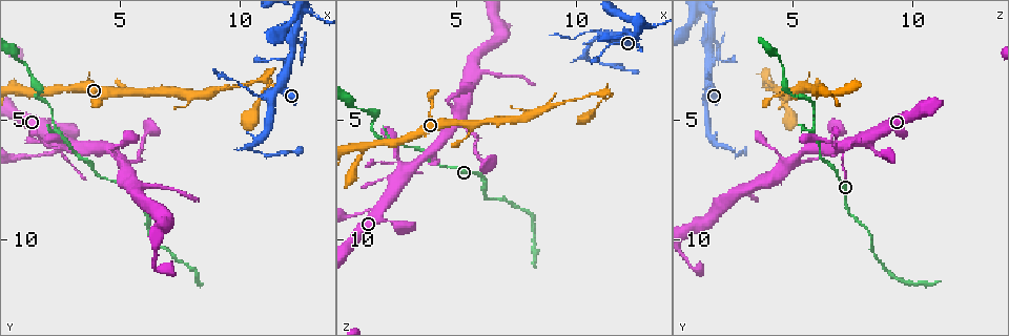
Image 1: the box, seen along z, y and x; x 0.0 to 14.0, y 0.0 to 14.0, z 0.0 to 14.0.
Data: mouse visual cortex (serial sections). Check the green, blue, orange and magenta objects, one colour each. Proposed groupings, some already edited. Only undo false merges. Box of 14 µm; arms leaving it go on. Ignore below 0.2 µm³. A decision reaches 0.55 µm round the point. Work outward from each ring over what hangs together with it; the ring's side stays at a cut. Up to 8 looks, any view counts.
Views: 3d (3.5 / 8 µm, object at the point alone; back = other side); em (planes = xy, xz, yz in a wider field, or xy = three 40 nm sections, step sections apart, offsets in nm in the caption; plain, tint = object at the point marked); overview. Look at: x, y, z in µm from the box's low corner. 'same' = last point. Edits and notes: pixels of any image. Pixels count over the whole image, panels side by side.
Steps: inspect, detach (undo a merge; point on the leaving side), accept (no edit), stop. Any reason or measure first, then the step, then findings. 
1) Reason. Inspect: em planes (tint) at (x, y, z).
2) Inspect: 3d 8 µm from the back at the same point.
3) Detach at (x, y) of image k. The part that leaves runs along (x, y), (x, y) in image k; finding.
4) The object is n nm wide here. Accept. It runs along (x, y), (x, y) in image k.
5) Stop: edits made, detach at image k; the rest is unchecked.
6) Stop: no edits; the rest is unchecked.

Sharp bend. Inspect: 3d 3.5 µm at (2.3, 6.1, 8.2).

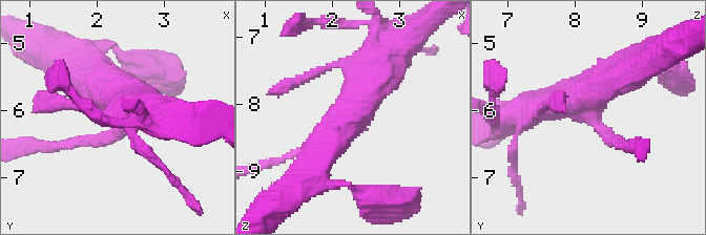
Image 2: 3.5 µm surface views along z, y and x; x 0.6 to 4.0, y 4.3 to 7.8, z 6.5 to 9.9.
Need the tissue. Inspect: em xy step 2 (tint) at (2.35, 6.05, 8.25).

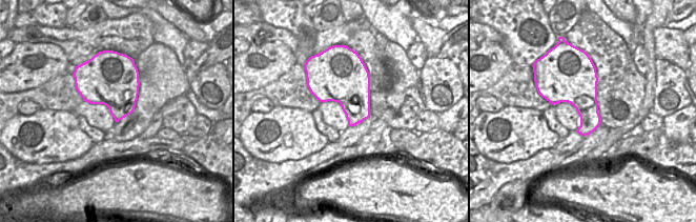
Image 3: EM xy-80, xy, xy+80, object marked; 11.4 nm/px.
Accept. It runs along (319, 156), (390, 54) in image 2; all the same cell.

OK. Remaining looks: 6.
A narrow waist. Inspect: 3d 3.5 µm at (2.1, 4.6, 6.0).

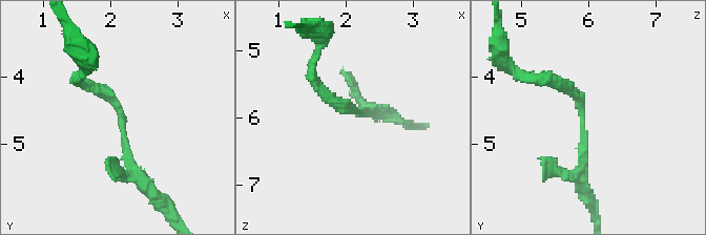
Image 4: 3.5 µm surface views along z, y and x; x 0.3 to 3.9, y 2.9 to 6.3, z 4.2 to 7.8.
The arms are 150, 150 nm wide. Accept. It runs along (145, 187), (129, 165), (120, 109), (81, 81) in image 4; one cell here.

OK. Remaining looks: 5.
Abrupt turn. Inspect: 3d 3.5 µm at (5.2, 6.7, 4.9).

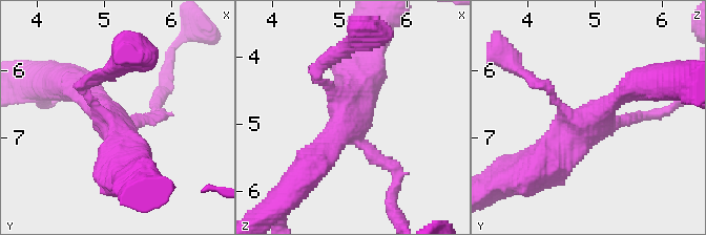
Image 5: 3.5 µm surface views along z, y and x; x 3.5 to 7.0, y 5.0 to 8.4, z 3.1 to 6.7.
Inspect: em xy step 3 (tint) at (5.10, 6.75, 4.95).

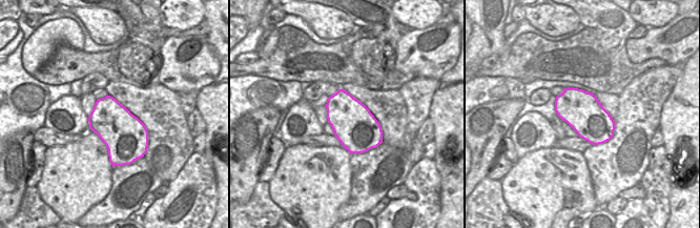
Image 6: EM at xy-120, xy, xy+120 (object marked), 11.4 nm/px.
Inspect: em xy step 5 (tint) at the same point.

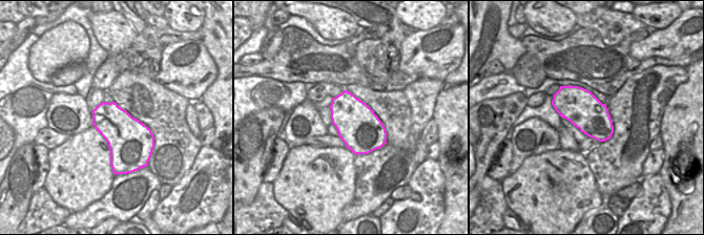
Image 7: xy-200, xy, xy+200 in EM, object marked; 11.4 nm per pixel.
The object is 500 nm wide here. Accept. It runs along (639, 85), (542, 162) in image 5; continuous, no second cell.

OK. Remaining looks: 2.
Sharp bend. Inspect: em planes (tint) at (1.3, 3.2, 4.6).

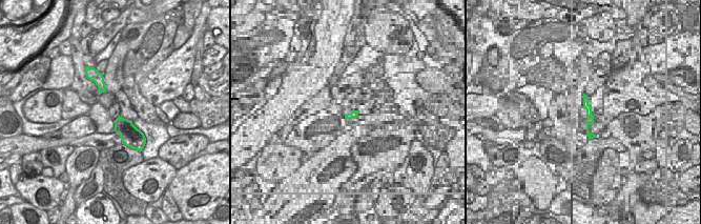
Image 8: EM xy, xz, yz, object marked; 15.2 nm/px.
Inspect: 3d 3.5 µm at the same point.

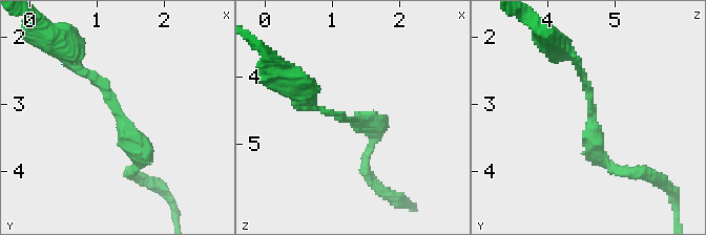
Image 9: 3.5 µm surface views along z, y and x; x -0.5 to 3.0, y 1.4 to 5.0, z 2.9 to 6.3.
Accept. It runs along (135, 171), (125, 120), (77, 65) in image 9; one cell here.

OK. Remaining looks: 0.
Stop: no edits; the rest is unchecked.

